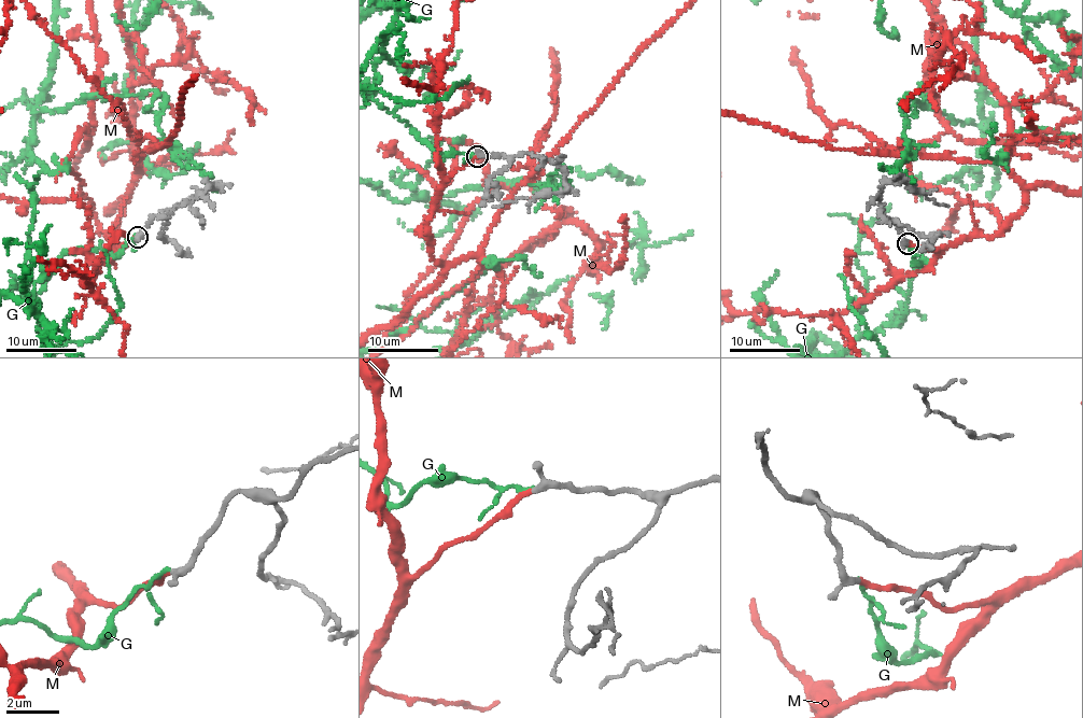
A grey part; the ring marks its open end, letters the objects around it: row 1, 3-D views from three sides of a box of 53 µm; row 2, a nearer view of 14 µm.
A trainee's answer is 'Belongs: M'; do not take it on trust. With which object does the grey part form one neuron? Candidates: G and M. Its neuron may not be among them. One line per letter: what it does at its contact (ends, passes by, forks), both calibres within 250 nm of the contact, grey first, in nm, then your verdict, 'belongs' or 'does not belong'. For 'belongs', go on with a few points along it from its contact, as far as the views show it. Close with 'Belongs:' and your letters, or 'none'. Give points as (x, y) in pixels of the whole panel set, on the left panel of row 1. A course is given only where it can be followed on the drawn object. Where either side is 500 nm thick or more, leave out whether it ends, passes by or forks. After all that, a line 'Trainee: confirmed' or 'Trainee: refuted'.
G: it ends; calibres 220 and 150 nm; does not belong
M: it ends; calibres 220 and 190 nm; belongs
Belongs: M
Trainee: confirmed

